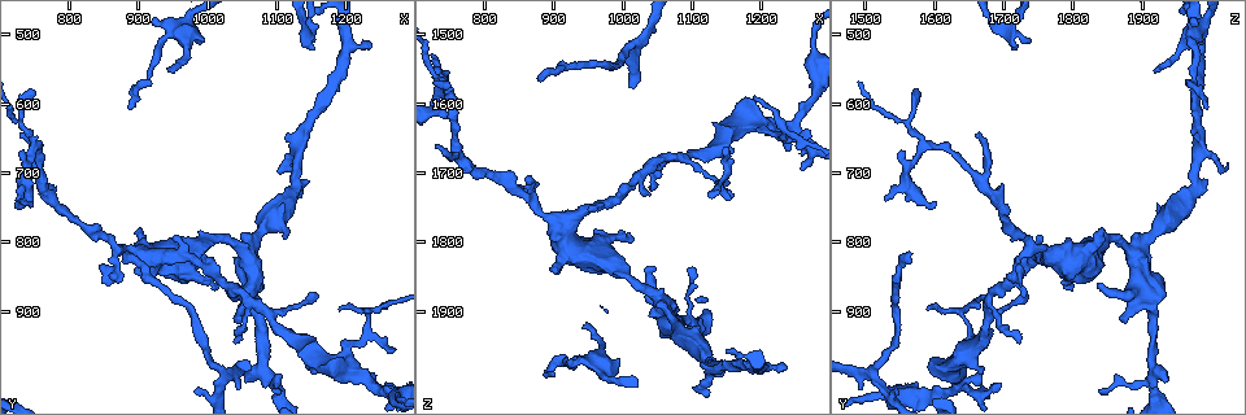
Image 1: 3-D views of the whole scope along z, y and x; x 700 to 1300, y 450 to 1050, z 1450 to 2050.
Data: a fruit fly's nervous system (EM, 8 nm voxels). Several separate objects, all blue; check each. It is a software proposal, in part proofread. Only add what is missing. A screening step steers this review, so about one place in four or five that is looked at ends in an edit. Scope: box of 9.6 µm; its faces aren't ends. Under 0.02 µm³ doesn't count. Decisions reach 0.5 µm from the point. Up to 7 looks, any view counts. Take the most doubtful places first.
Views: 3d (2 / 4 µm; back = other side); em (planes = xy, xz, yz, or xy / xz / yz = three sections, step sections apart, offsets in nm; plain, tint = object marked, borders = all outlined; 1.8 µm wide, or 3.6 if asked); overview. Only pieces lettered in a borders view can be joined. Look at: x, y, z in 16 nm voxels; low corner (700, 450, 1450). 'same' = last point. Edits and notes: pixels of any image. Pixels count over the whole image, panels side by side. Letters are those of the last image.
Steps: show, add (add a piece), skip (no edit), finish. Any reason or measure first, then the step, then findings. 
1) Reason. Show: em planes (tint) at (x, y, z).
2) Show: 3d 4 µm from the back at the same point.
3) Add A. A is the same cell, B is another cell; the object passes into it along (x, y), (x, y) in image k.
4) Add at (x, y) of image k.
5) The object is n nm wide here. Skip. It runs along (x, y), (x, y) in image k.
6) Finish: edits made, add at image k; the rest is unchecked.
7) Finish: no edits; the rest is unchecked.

Tapers out. Show: 3d 2 µm at (885, 815, 1570).

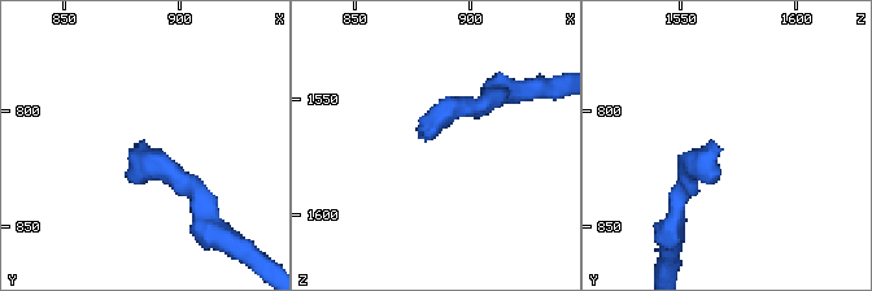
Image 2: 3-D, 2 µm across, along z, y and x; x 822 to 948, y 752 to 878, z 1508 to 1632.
Show: em 3.6 µm yz step 4 (tint) at (881, 818, 1568).

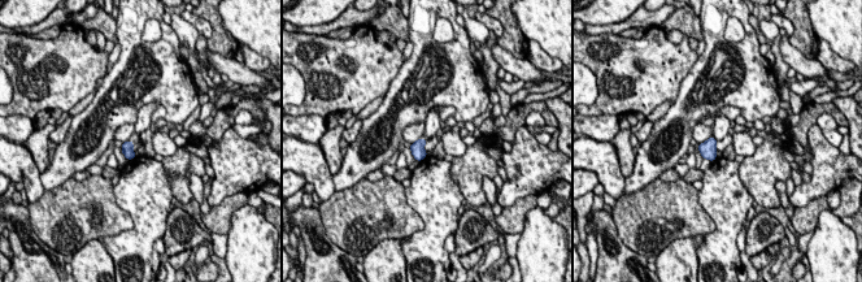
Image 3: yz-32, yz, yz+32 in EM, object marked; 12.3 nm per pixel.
Cut it another way. Show: em 3.6 µm planes (borders) at the same point.

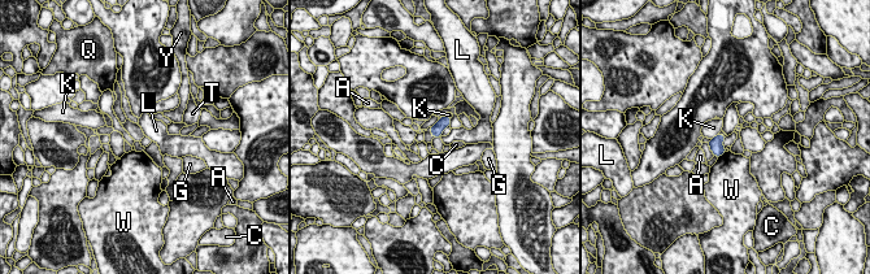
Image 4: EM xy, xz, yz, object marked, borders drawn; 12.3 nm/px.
Add at (429, 138) of image 4. Q is the same cell, A, C, G, K, L, T, W and Y are other cells; the object passes into it along (436, 130), (431, 133), (429, 138) in image 4; it goes on there.

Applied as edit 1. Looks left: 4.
Stops while still wide. Show: 3d 2 µm at (905, 780, 1845).

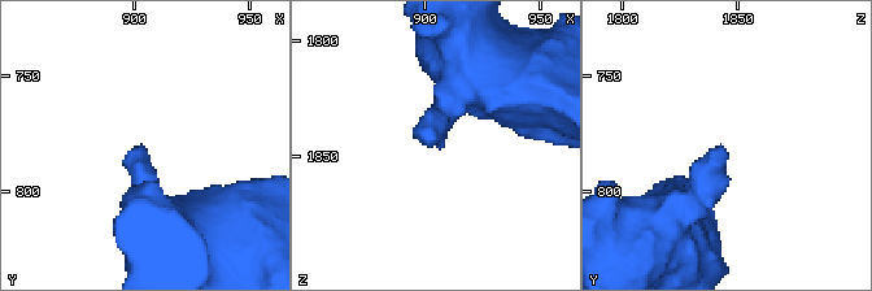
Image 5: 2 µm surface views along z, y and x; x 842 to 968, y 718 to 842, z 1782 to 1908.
Show: em planes (tint) at (906, 780, 1842).

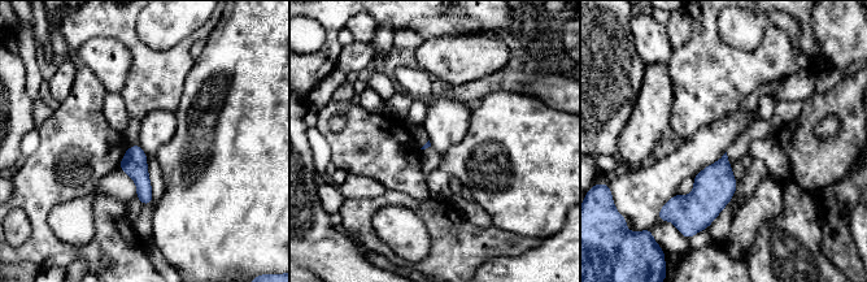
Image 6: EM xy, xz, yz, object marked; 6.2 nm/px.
See the neighbours. Show: em planes (borders) at the same point.

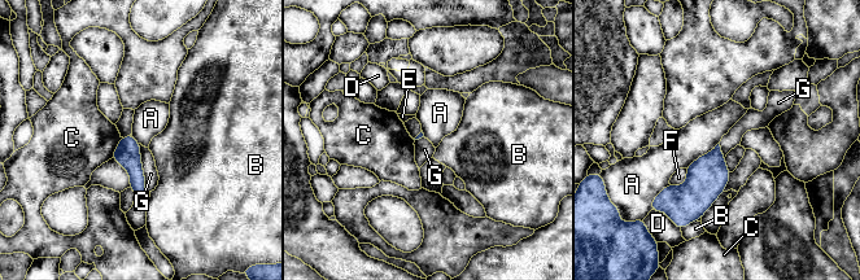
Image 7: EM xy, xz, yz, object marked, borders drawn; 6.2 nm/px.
Skip. A, B, C, D, E, F and G are other cells; a border runs along (719, 141), (710, 152), (685, 167) in image 7; none of them fits.

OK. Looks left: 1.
Finish: edits made, add at image 4; the rest is unchecked.

